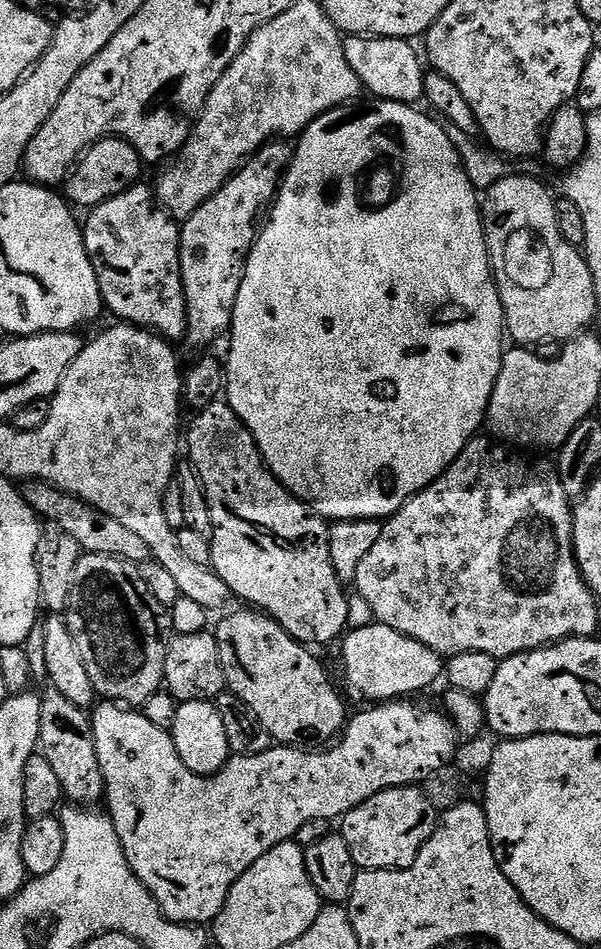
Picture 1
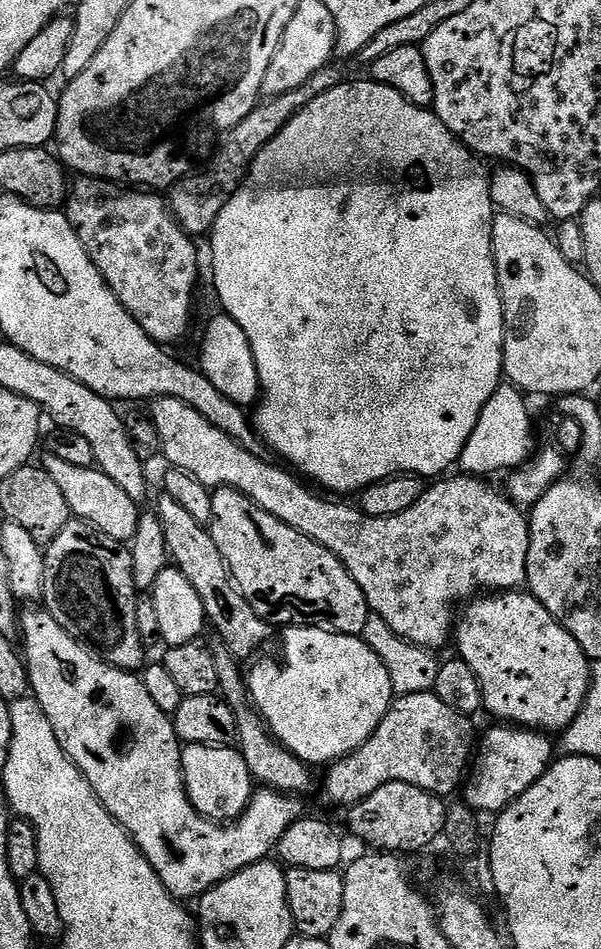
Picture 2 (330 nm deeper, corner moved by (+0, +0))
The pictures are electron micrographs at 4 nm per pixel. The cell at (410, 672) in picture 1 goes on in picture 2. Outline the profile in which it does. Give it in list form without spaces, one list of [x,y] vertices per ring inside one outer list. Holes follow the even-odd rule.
[[[286,628],[283,629],[282,635],[284,635],[284,657],[281,658],[280,664],[276,660],[257,659],[255,661],[257,664],[249,671],[247,669],[246,687],[252,706],[260,713],[264,723],[268,725],[269,733],[276,737],[276,741],[282,747],[288,748],[290,754],[294,754],[301,762],[309,766],[317,766],[316,764],[327,766],[332,761],[340,760],[344,756],[349,756],[354,750],[358,750],[367,742],[370,734],[374,734],[374,730],[378,730],[382,718],[394,704],[390,674],[386,674],[386,666],[382,662],[382,658],[378,658],[378,654],[374,654],[374,650],[370,650],[370,646],[359,636],[339,636],[337,632],[327,632],[321,628]]]

